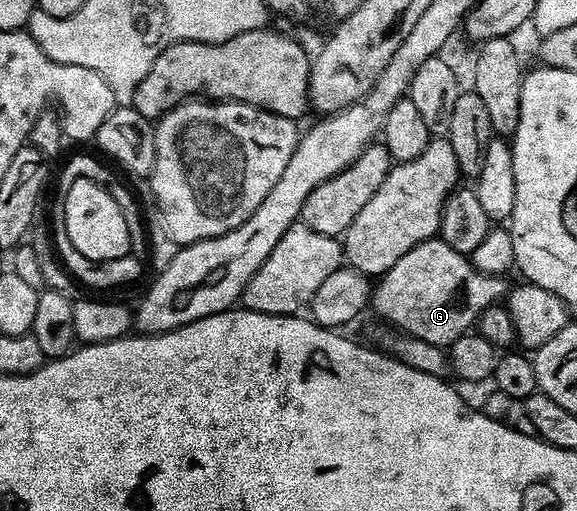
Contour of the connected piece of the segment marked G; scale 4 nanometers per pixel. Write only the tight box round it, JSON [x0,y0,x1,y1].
[370,238,505,346]

